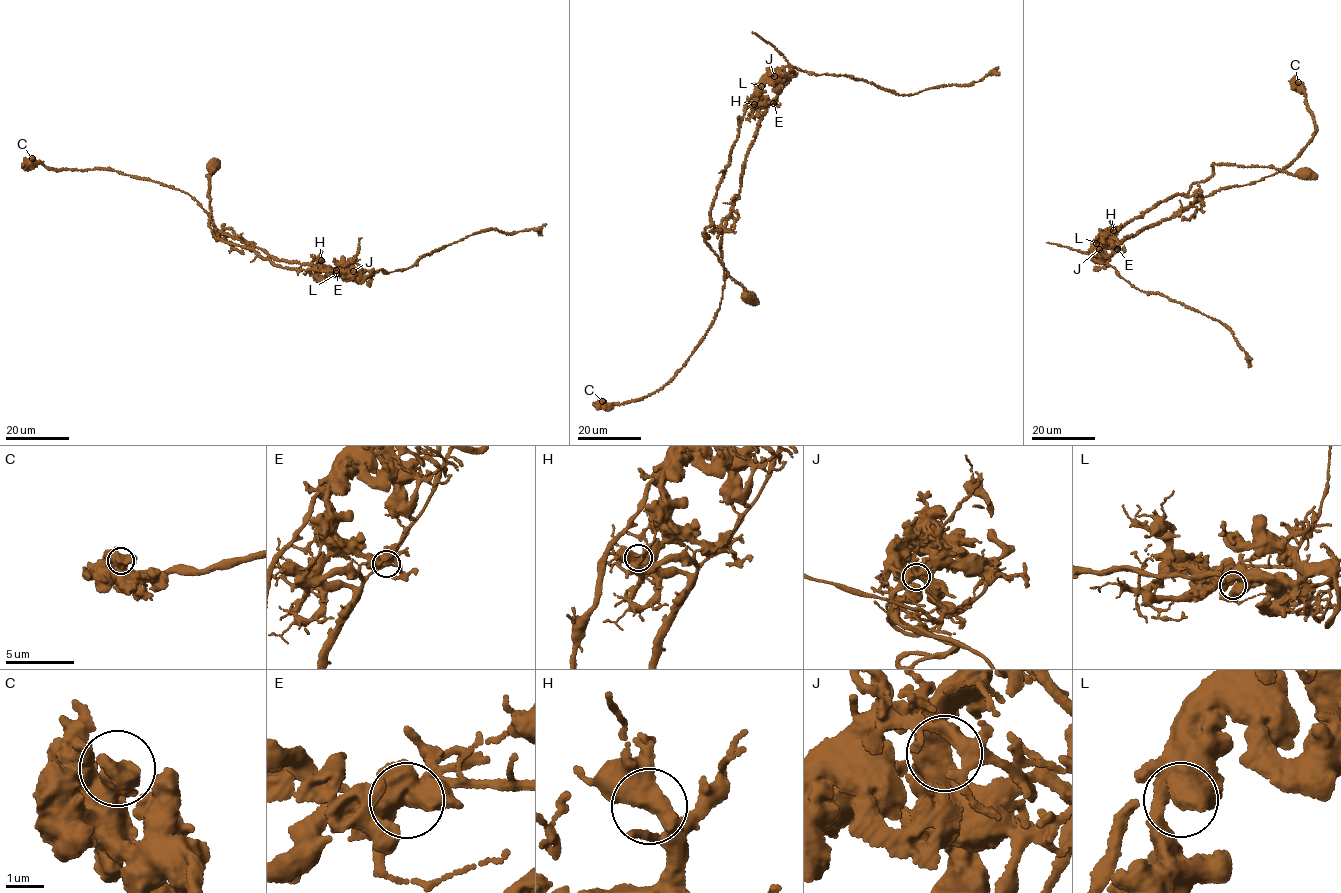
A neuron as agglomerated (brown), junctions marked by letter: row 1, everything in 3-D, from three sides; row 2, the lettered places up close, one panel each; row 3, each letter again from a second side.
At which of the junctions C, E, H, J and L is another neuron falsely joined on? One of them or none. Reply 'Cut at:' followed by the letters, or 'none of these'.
Cut at: E

